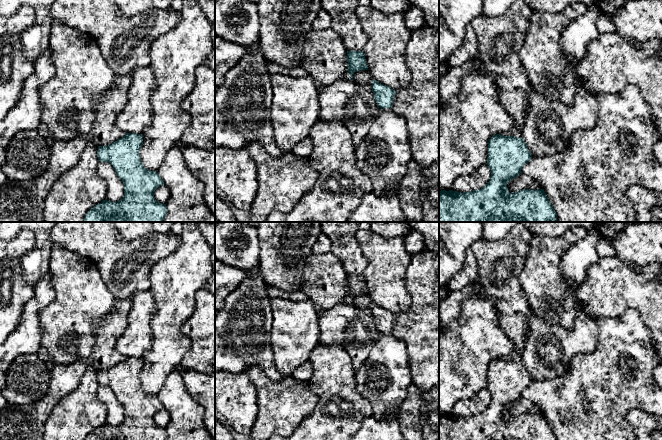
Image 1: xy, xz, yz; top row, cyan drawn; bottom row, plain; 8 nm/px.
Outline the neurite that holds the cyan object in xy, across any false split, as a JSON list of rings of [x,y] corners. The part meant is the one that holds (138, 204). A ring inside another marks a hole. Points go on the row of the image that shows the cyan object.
[[[126,133],[117,141],[98,146],[100,162],[110,163],[124,184],[124,196],[117,202],[107,199],[90,209],[84,222],[163,222],[168,210],[159,203],[154,191],[163,180],[157,171],[146,169],[139,151],[142,134]]]

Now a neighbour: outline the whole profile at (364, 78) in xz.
[[[360,70],[353,75],[353,81],[368,90],[372,90],[373,80],[374,78],[369,70]]]

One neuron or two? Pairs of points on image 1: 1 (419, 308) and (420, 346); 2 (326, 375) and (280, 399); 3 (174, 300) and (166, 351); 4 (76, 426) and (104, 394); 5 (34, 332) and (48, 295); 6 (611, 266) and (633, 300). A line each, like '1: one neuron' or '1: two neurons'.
1: one neuron
2: two neurons
3: one neuron
4: two neurons
5: one neuron
6: one neuron

